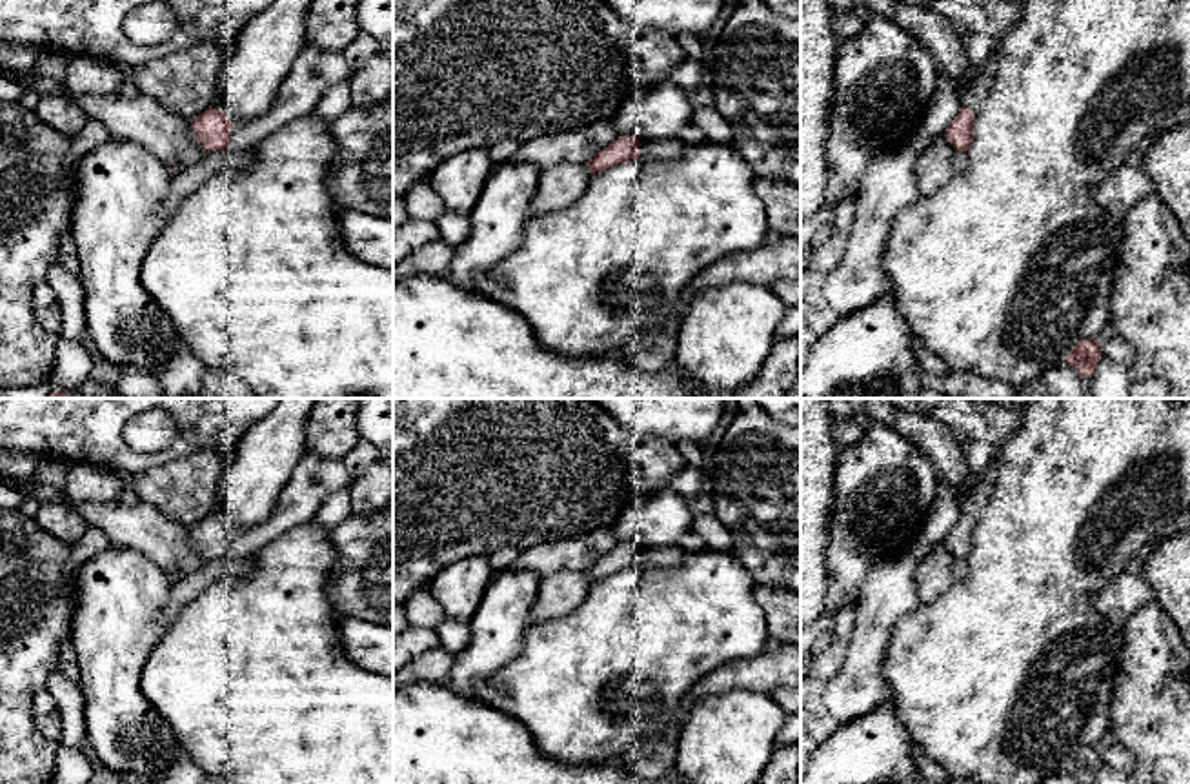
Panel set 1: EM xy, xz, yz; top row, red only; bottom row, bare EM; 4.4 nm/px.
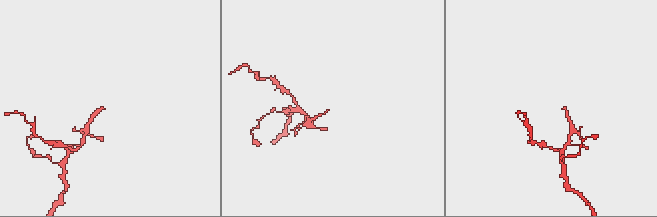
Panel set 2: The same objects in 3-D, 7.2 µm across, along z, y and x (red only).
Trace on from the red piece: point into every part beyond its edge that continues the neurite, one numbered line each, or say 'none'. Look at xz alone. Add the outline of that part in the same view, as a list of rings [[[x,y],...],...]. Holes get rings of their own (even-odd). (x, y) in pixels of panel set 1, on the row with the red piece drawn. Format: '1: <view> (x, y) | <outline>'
1: xz (668, 150) | [[[681,138],[666,140],[646,140],[640,146],[640,156],[653,162],[673,162],[679,160],[691,144],[682,142]]]

